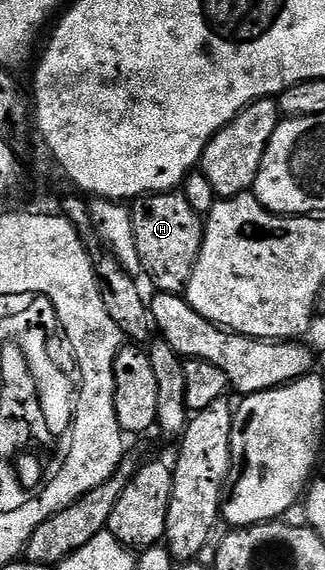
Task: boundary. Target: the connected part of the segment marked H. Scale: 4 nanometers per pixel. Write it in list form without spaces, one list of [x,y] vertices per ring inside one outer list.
[[[174,189],[140,196],[131,207],[131,225],[135,233],[135,249],[139,249],[140,270],[145,271],[158,292],[184,292],[203,245],[203,216],[191,209],[185,194]]]

